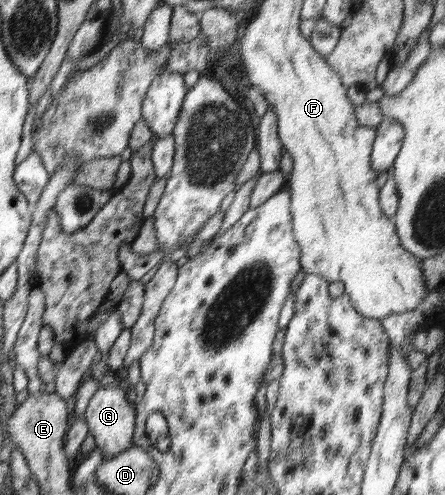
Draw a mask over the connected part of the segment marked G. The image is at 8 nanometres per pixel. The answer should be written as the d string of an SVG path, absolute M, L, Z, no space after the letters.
M110 383L101 387L90 399L82 419L88 424L89 434L94 437L104 459L110 459L133 445L135 430L135 405L128 403L125 391Z

